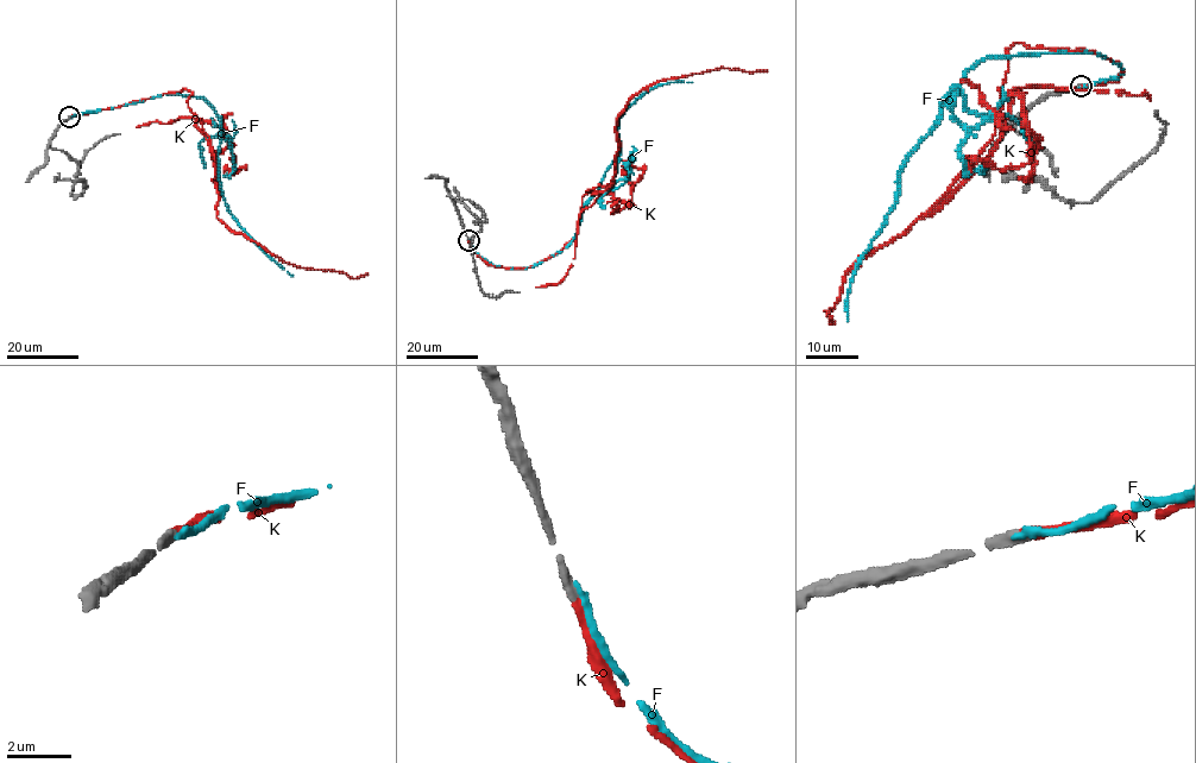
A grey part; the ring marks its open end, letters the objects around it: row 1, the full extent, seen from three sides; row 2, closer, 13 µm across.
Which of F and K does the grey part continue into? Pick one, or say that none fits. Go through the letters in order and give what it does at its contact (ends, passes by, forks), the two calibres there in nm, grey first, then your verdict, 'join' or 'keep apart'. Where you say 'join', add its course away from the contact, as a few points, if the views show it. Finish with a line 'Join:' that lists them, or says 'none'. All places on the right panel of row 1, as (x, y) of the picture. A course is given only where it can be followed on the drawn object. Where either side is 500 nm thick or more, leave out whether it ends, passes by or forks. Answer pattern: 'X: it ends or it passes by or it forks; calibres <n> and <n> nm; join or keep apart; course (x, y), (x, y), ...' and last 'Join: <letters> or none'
F: it ends; calibres 340 and 240 nm; keep apart
K: it ends; calibres 340 and 280 nm; join; course (1081, 87), (1120, 65), (1011, 45), (993, 138), (943, 196), (994, 145), (1009, 92), (1030, 159), (971, 158)
Join: K

